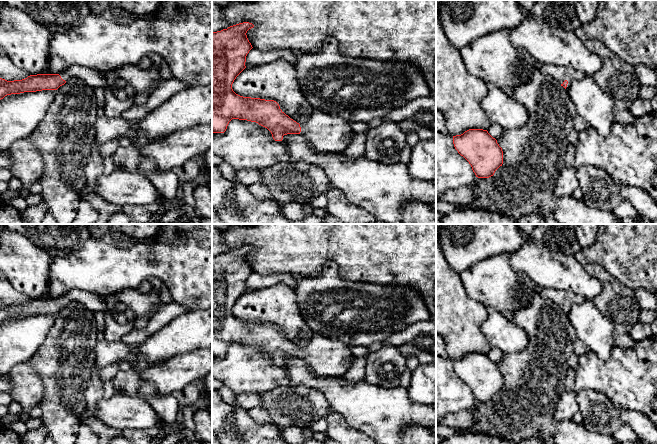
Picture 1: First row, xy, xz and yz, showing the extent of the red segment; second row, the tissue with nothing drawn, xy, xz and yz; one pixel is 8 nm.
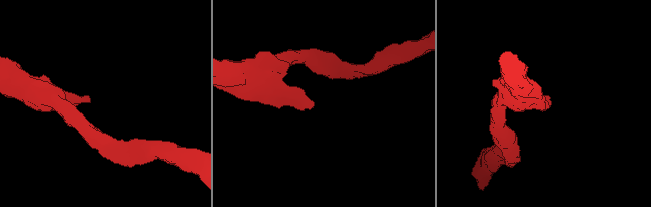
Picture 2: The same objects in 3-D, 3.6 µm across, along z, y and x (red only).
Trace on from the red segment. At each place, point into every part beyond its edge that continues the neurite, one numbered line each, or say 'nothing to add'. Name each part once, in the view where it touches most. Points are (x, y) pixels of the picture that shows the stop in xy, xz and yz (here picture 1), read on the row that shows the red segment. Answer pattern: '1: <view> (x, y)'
1: yz (559, 73)

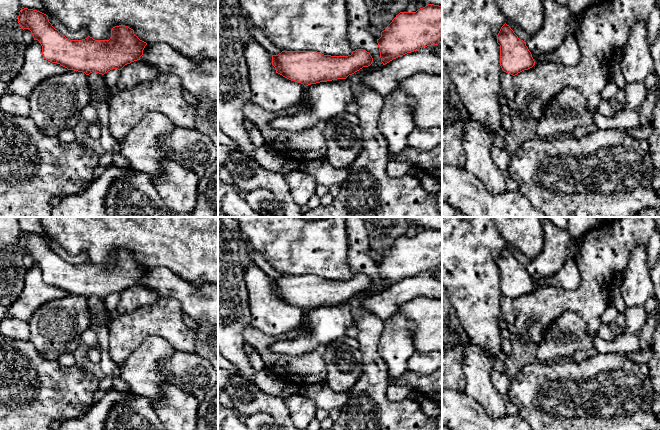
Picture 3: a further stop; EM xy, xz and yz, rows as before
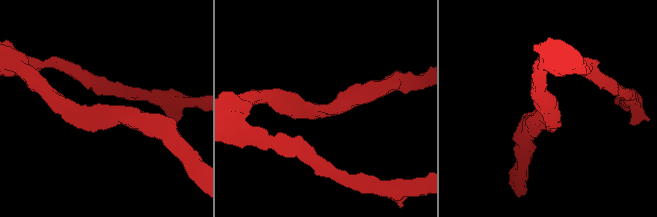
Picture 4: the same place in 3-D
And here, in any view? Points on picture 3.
nothing to add

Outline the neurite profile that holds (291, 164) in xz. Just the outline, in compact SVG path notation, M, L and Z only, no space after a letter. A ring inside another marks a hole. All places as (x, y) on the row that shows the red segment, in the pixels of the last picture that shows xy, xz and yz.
M288 157L282 165L283 168L285 168L288 171L298 171L298 170L304 170L303 169L303 162L295 159Z

